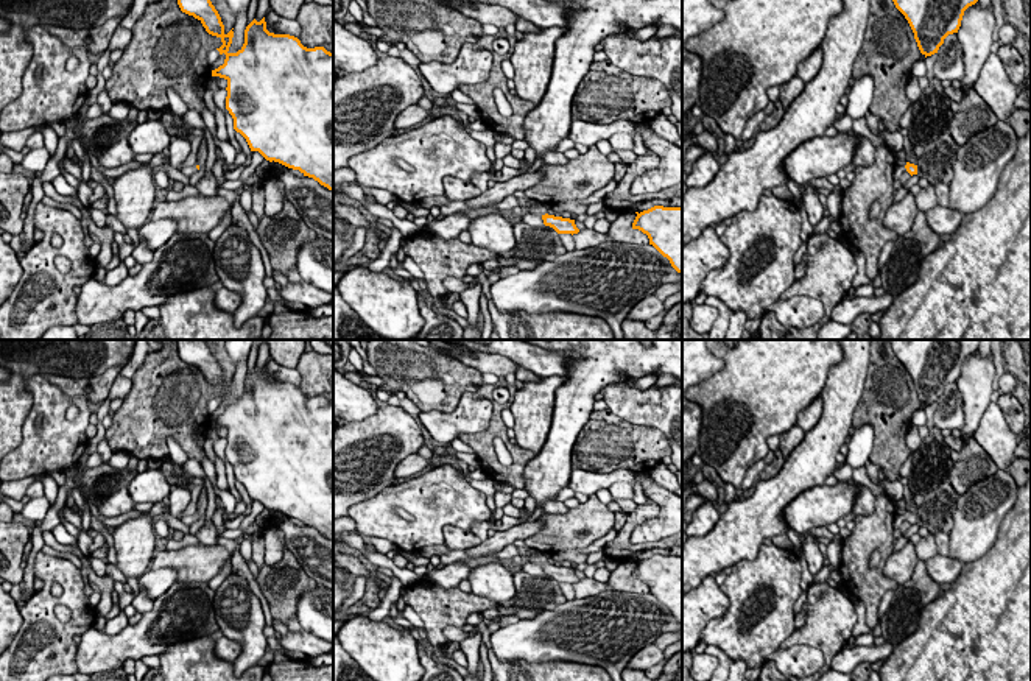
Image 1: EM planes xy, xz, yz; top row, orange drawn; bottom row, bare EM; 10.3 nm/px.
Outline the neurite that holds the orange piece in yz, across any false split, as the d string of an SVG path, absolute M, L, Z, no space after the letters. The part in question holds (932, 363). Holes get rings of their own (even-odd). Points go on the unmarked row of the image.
M889 340L896 357L908 369L920 402L938 402L948 383L958 382L964 360L980 340Z

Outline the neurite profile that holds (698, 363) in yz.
M682 340L682 466L699 450L702 410L685 397L690 386L724 368L724 362L707 349L706 340Z

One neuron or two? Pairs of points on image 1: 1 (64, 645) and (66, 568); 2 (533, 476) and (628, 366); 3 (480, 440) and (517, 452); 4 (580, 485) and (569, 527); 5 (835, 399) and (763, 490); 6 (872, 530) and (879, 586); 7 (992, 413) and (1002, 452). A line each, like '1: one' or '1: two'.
1: one
2: one
3: one
4: two
5: one
6: one
7: one

